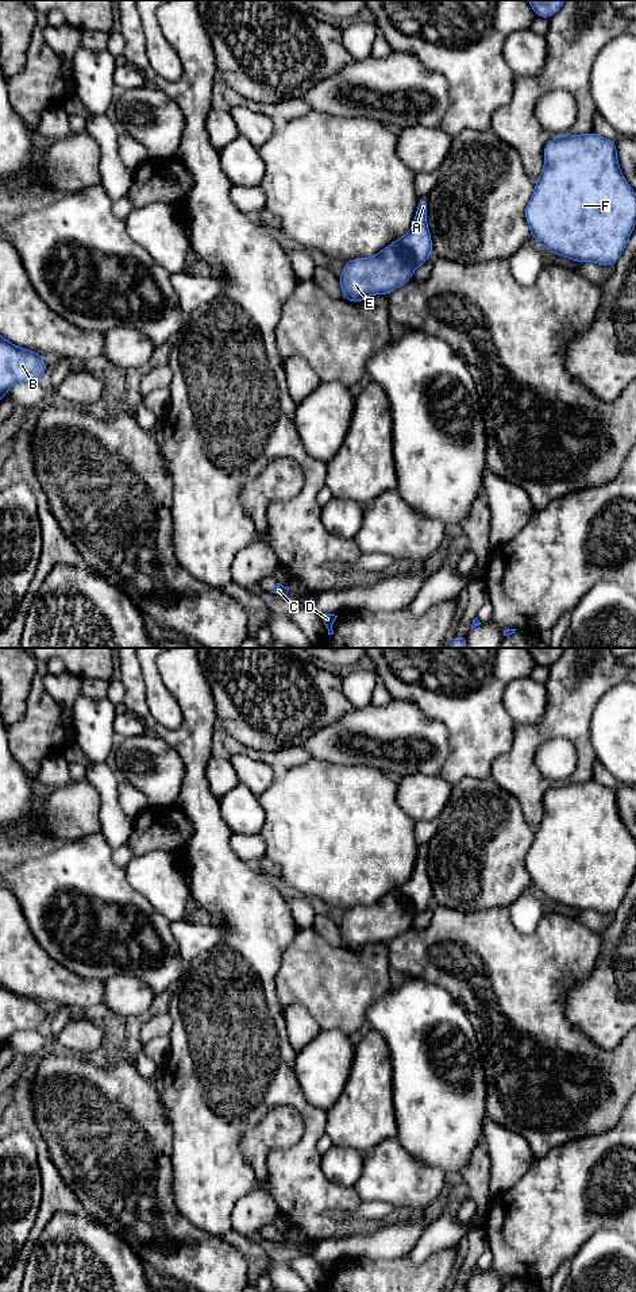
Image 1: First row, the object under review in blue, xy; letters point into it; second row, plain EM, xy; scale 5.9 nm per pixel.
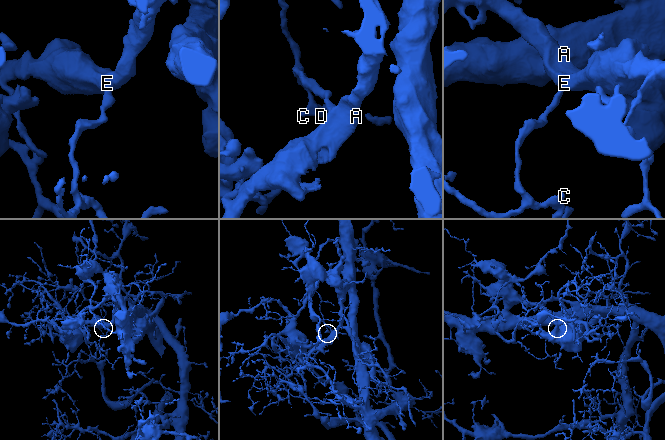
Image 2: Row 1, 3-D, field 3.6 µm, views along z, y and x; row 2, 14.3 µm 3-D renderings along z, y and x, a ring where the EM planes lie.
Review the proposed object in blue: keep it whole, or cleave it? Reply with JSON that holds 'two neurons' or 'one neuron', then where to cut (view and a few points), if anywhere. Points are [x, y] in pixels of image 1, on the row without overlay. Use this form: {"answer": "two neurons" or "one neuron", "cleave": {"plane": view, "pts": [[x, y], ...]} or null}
{"answer": "two neurons", "cleave": {"plane": "xy", "pts": [[361, 947], [351, 948]]}}

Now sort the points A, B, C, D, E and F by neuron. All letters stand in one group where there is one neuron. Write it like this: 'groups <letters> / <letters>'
groups A E F / B C D

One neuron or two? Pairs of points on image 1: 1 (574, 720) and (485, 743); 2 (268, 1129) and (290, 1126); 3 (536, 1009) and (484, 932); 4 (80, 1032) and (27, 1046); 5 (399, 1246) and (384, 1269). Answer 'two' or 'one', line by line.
1: two
2: one
3: one
4: two
5: two

